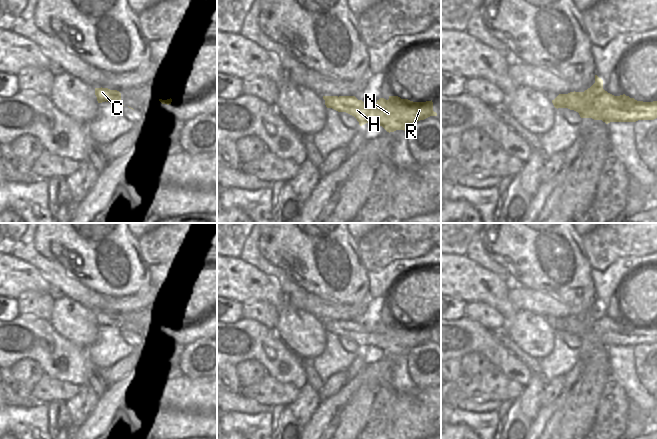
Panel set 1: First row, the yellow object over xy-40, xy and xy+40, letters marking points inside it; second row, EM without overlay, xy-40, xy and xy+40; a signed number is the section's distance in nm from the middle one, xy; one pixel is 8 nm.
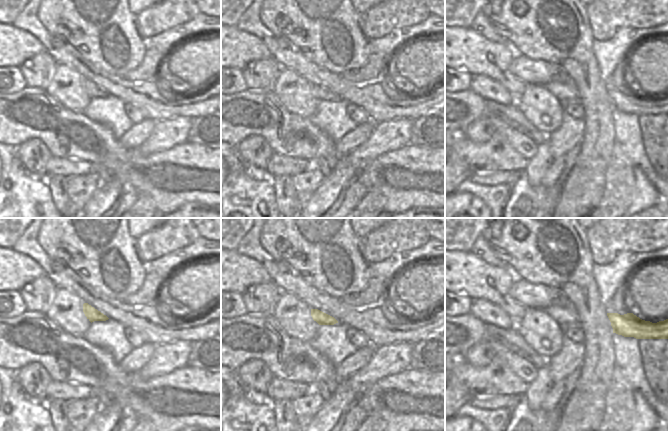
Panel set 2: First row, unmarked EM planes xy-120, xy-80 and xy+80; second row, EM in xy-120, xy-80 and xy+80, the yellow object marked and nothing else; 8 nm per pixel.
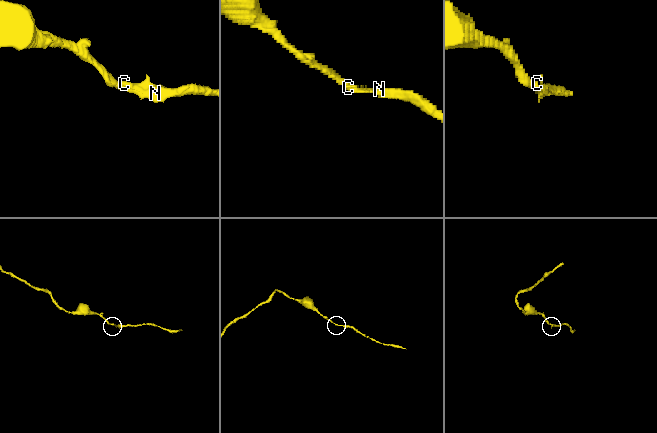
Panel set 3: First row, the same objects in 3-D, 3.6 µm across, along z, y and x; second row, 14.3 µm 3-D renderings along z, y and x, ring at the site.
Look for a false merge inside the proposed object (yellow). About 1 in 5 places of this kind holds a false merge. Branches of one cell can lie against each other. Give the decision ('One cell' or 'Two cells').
One cell

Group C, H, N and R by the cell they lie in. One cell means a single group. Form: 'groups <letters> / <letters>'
groups C H N R

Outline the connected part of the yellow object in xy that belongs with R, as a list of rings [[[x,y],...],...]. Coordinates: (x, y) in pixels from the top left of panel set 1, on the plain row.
[[[323,320],[327,332],[346,336],[354,340],[359,349],[374,346],[387,356],[407,353],[414,347],[430,340],[437,340],[433,335],[433,326],[413,326],[398,320],[389,323],[380,322],[374,330],[366,330],[355,320]]]

